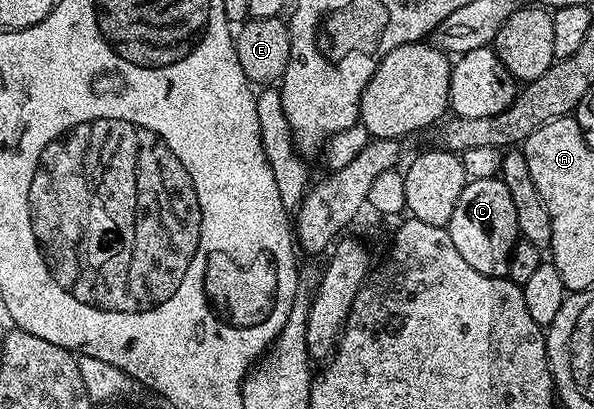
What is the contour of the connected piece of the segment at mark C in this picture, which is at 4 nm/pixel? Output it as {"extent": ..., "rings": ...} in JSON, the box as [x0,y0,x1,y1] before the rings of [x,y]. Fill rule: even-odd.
{"extent":[447,176,519,277],"rings":[[[500,176],[466,180],[447,228],[451,243],[455,243],[455,251],[459,251],[459,255],[463,255],[463,259],[467,259],[475,271],[492,277],[509,276],[509,256],[513,244],[519,240],[519,234],[515,203],[511,203],[511,191],[507,191]]]}

